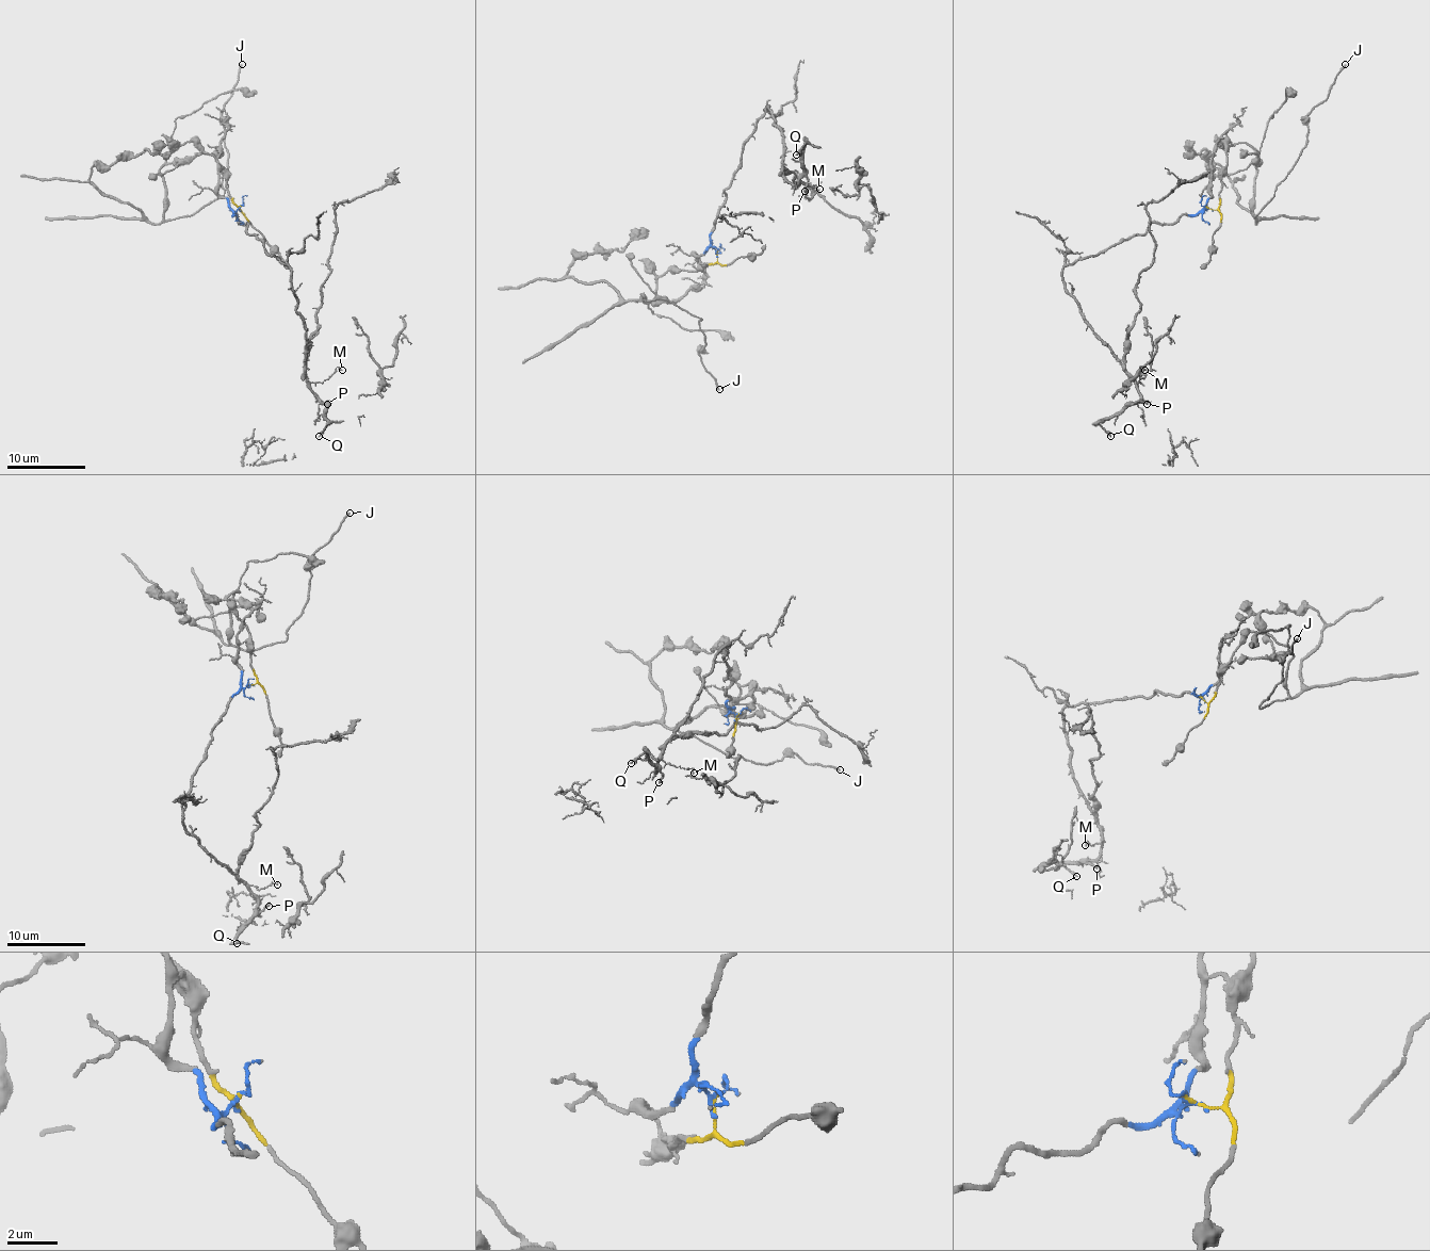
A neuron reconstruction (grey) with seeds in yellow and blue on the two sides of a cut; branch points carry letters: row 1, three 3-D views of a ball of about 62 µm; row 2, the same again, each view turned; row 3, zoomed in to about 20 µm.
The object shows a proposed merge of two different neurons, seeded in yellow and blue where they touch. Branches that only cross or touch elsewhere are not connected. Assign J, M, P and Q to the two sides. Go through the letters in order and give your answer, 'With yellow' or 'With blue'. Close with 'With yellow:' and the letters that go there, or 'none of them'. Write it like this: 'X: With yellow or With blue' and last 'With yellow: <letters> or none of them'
J: With yellow
M: With blue
P: With blue
Q: With blue
With yellow: J

